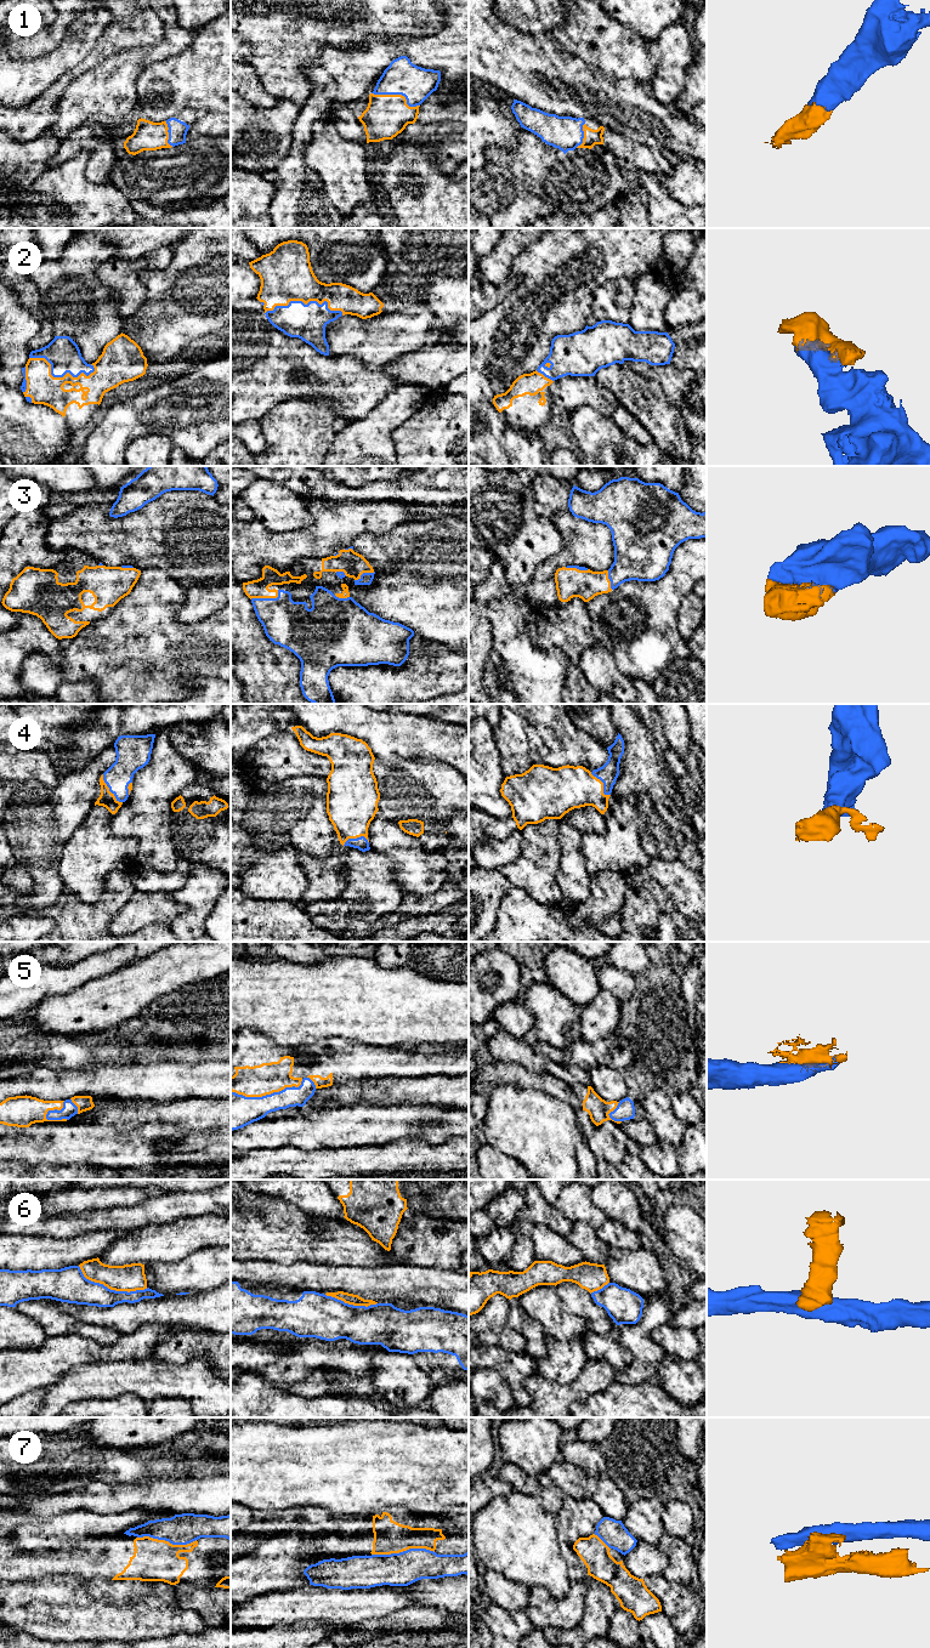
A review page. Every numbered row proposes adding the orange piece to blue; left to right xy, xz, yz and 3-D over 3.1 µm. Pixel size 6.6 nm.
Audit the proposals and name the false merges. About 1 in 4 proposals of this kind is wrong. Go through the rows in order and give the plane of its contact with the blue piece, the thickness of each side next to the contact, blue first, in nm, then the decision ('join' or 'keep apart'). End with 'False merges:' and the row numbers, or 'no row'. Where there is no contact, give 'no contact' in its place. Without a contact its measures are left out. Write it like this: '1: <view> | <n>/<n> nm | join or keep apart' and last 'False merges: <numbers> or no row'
1: xz | 220/280 nm | join
2: xz | 240/340 nm | join
3: xz | 300/130 nm | join
4: xy | 190/100 nm | join
5: xz | 240/200 nm | join
6: xy | 220/180 nm | keep apart
7: xz | 220/220 nm | keep apart
False merges: 6, 7

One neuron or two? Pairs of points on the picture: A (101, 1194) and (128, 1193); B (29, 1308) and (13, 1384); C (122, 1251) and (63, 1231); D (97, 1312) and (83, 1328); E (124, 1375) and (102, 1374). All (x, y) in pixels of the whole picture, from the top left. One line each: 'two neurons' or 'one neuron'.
A: one neuron
B: two neurons
C: two neurons
D: two neurons
E: one neuron

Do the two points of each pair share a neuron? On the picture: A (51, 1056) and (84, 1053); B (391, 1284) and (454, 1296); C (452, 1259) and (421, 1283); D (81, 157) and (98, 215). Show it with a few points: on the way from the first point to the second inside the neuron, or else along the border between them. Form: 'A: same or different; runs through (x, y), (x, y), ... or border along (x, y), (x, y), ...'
A: same; runs through (60, 1053), (75, 1053)
B: same; runs through (407, 1284), (424, 1284), (438, 1288)
C: different; border along (410, 1265), (455, 1271)
D: same; runs through (78, 171), (78, 194), (84, 200)

